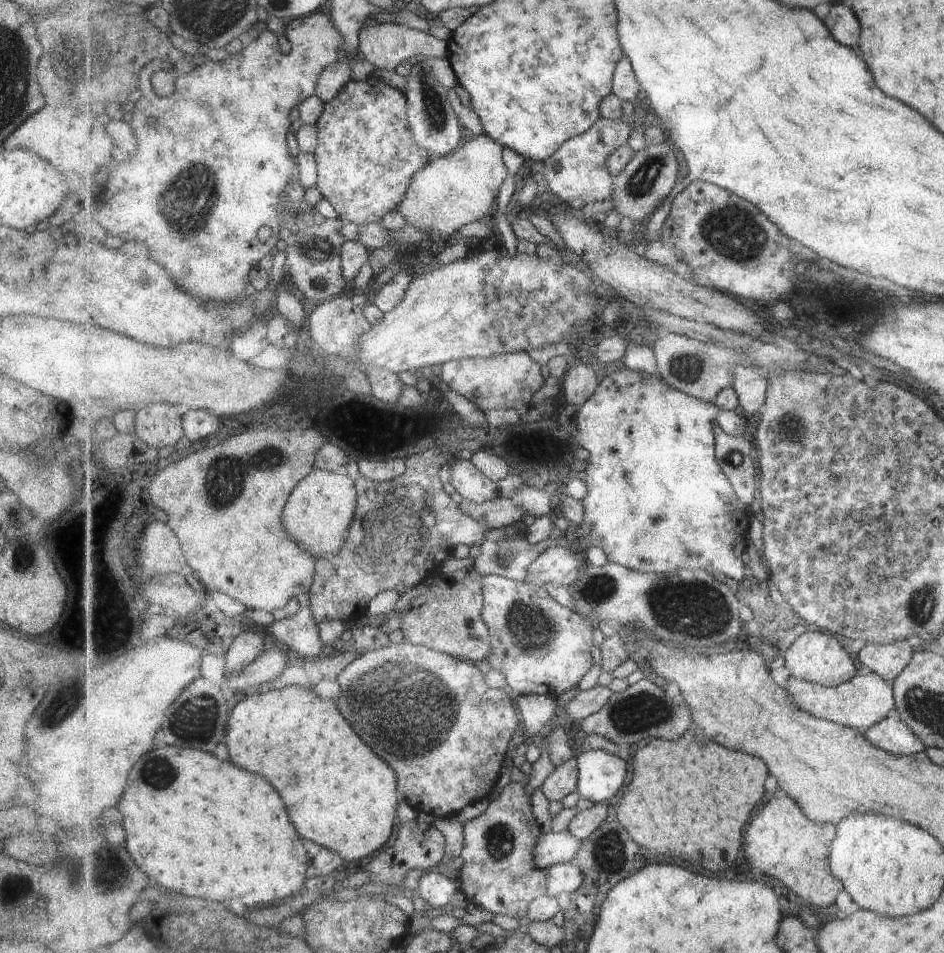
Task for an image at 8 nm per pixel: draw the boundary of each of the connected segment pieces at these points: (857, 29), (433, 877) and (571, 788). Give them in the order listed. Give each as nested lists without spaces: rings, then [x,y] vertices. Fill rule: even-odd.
[[[836,4],[831,6],[826,18],[823,20],[829,32],[833,32],[833,38],[849,48],[859,46],[859,34],[861,34],[861,24],[857,16],[853,14],[847,4]]]
[[[439,869],[424,872],[420,877],[417,893],[431,906],[447,908],[457,890],[460,890],[458,880],[446,877]]]
[[[575,755],[560,767],[554,768],[545,778],[540,790],[549,800],[563,800],[578,790],[578,757]]]

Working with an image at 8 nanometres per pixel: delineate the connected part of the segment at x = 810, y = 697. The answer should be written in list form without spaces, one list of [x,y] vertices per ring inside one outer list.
[[[873,671],[857,674],[851,680],[836,687],[826,687],[790,675],[786,689],[805,712],[862,731],[879,723],[885,718],[887,710],[893,708],[894,696],[891,696],[891,688],[885,682],[881,682],[881,677]]]

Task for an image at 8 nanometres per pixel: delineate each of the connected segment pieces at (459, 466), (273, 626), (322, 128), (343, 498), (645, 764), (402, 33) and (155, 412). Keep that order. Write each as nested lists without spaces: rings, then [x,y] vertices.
[[[456,458],[451,464],[450,489],[455,489],[461,496],[476,503],[496,502],[501,495],[497,483],[482,473],[472,460]]]
[[[311,606],[300,608],[293,616],[283,620],[273,620],[263,629],[277,644],[293,655],[302,656],[307,660],[316,659],[325,649],[325,644],[319,638]]]
[[[381,76],[369,77],[367,80],[362,81],[354,81],[351,79],[343,87],[343,90],[339,92],[337,98],[330,100],[328,103],[324,103],[323,114],[316,122],[315,126],[318,130],[318,147],[314,155],[317,164],[317,182],[315,185],[320,190],[322,196],[333,204],[344,222],[353,222],[358,227],[369,223],[381,223],[381,220],[385,218],[385,214],[397,210],[408,195],[408,188],[410,187],[412,178],[420,170],[423,170],[432,159],[431,154],[424,148],[421,148],[414,139],[408,121],[408,98],[405,96],[405,93],[387,84]]]
[[[314,470],[295,487],[293,496],[286,504],[283,524],[291,538],[303,544],[315,560],[339,554],[348,540],[349,529],[356,518],[358,492],[356,481],[351,480],[344,471]]]
[[[693,728],[693,732],[687,732],[677,744],[655,740],[635,756],[635,778],[617,810],[619,822],[631,838],[647,850],[687,860],[711,872],[731,868],[741,852],[743,830],[765,798],[765,782],[769,778],[767,764],[719,746],[707,738],[701,728]]]
[[[395,23],[367,25],[360,30],[359,38],[359,54],[372,62],[378,69],[399,71],[407,58],[418,58],[419,55],[436,58],[447,57],[445,41],[429,36],[425,31],[411,29],[405,25]]]
[[[151,404],[136,413],[137,434],[153,448],[175,446],[185,436],[184,417],[171,404]]]

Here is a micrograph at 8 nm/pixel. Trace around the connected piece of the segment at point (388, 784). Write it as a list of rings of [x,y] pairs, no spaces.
[[[298,685],[274,689],[273,692],[251,691],[231,710],[228,718],[231,760],[245,770],[265,776],[283,796],[295,828],[307,840],[339,854],[347,866],[380,851],[394,836],[399,788],[395,770],[385,764],[351,728],[335,702],[323,700],[315,690]]]

